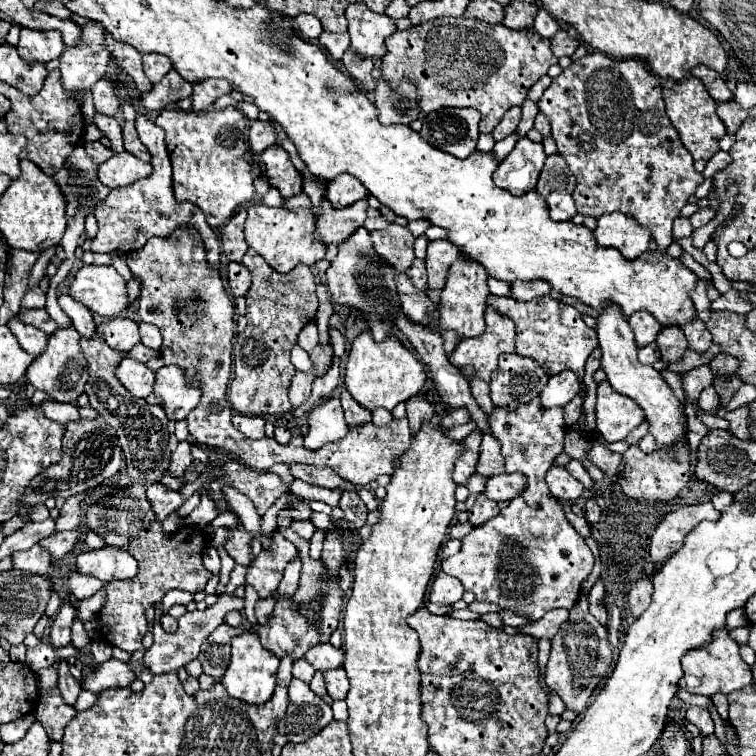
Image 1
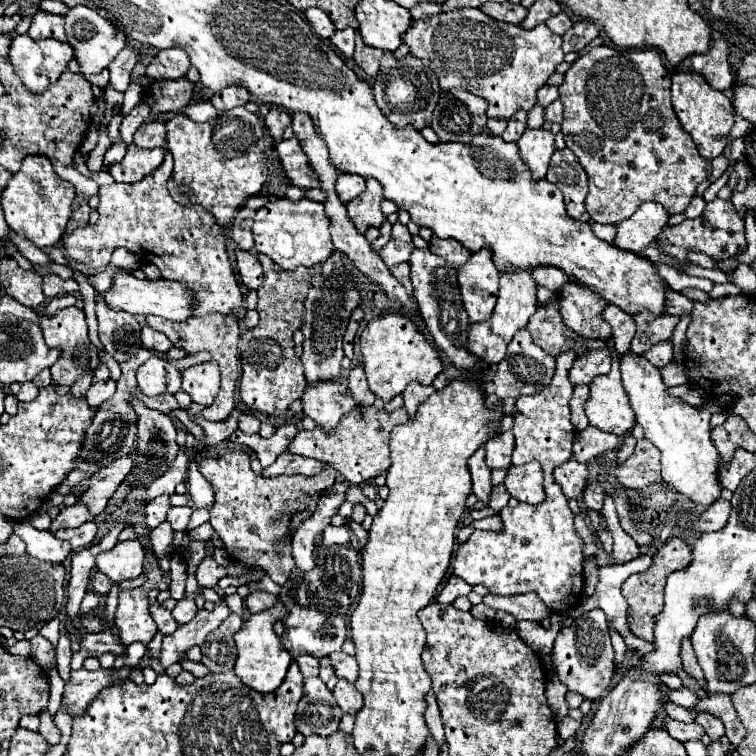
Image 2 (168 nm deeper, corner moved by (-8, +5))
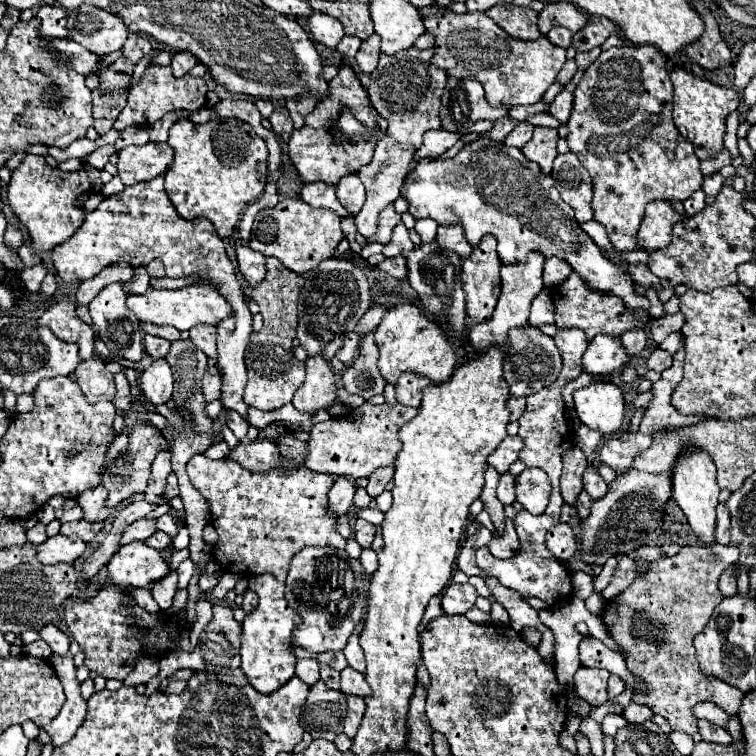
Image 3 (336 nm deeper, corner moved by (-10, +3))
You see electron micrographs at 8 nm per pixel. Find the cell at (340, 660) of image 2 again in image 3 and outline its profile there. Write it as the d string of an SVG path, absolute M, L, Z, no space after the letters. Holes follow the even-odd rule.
M347 667L341 673L341 693L367 697L367 695L371 695L371 687L369 687L369 683L365 681L365 677L361 673L357 673L355 669Z

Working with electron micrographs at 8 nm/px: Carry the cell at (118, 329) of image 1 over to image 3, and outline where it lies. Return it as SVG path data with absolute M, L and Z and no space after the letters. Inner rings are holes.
M111 283L99 291L99 295L89 303L89 315L93 319L93 329L101 337L101 341L111 349L111 353L119 359L127 361L141 361L143 357L143 335L141 335L141 321L135 313L131 313L125 305L125 291L119 283Z

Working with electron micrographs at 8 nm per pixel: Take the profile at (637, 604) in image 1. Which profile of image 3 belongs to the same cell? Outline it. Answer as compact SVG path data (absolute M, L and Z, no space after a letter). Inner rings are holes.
M718 543L713 547L683 547L673 557L653 561L649 573L637 577L621 595L603 607L601 619L609 635L625 651L627 669L639 683L645 683L645 689L635 687L633 703L647 705L655 715L665 717L675 731L697 733L693 707L699 701L711 701L731 717L739 713L743 693L721 679L703 675L693 647L695 635L703 631L713 609L723 599L717 587L719 575L725 567L735 564L739 555L737 547Z

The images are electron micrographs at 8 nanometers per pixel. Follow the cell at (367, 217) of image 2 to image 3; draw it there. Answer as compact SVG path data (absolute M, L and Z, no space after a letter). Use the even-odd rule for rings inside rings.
M405 49L395 55L381 55L377 69L371 73L371 83L367 87L371 105L375 111L389 121L387 137L383 137L377 147L373 161L359 169L359 179L367 189L367 201L359 215L355 215L357 231L363 237L371 237L377 231L377 215L399 197L401 185L407 175L409 161L417 147L421 145L421 137L429 129L439 129L439 107L441 93L447 83L447 73L431 63L433 49Z

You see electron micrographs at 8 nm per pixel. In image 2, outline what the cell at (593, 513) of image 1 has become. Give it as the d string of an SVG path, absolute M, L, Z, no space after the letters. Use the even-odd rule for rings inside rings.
M589 483L587 489L583 491L583 503L585 507L593 511L601 511L603 509L603 487L597 483Z

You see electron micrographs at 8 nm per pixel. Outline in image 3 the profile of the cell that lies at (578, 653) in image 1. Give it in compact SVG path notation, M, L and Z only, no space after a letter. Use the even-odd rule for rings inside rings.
M579 667L575 673L575 693L591 707L599 707L607 701L607 679L609 671L605 669Z

